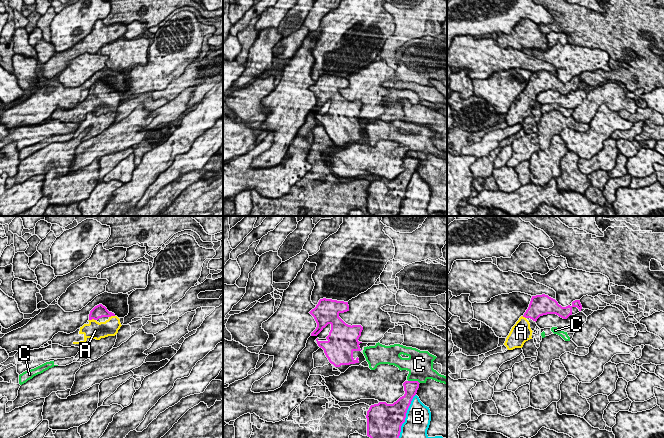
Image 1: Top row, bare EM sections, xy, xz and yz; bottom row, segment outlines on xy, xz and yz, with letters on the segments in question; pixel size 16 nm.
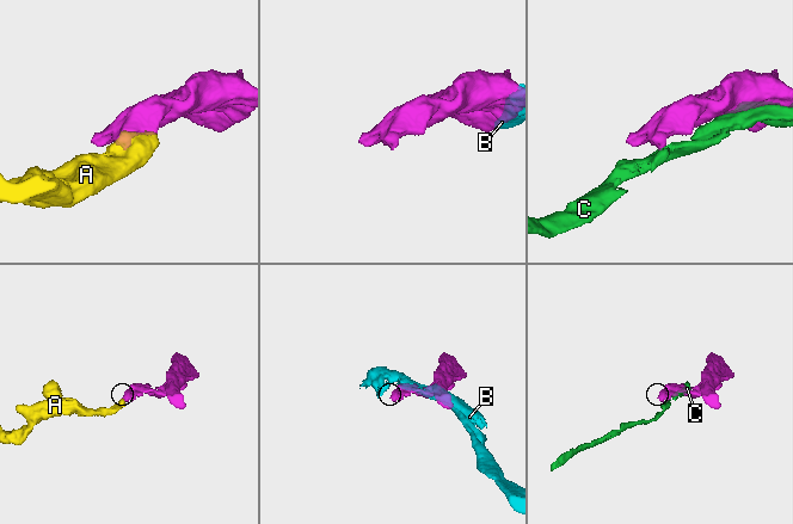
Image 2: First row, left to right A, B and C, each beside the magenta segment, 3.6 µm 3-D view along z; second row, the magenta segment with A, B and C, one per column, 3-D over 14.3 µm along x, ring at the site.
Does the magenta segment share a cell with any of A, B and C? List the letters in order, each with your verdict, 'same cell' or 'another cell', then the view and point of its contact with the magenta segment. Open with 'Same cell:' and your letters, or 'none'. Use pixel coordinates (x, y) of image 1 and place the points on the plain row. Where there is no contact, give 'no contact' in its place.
Same cell: A
A: same cell; meets magenta in xy at (92, 94)
B: another cell; meets magenta in xz at (405, 193)
C: another cell; meets magenta in xz at (414, 157)

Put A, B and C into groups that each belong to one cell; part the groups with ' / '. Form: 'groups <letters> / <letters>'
groups A / B / C

